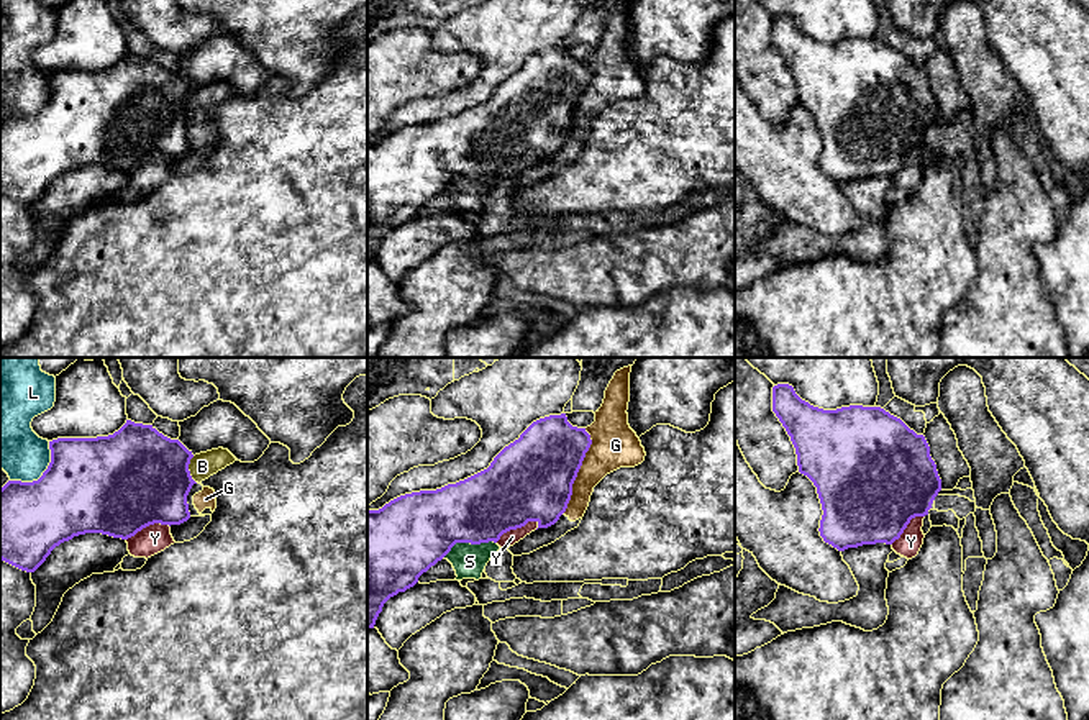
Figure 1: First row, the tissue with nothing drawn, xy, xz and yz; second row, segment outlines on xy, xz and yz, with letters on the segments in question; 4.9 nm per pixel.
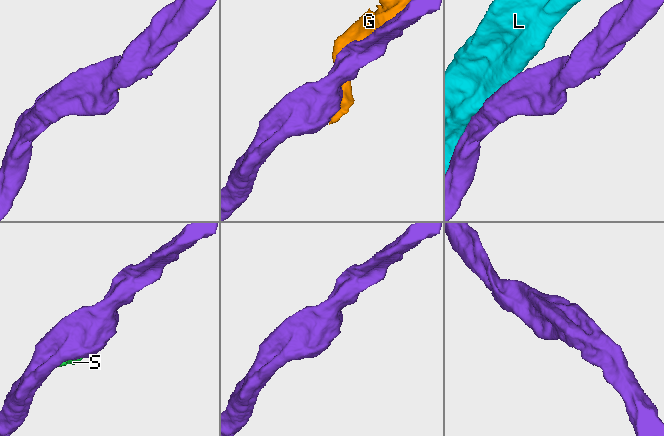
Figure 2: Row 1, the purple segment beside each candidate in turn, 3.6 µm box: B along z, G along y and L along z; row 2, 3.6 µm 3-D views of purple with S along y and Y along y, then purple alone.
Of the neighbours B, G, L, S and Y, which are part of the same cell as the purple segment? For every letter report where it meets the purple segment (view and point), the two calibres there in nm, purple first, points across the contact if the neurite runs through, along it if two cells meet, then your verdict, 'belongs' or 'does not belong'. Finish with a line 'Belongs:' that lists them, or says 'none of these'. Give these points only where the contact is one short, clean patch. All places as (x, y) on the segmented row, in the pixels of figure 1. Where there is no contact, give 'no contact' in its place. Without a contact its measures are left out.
B: xy (187, 469) | 480/120 nm | along xy (192, 456), (189, 474), (195, 483) | does not belong
G: xz (578, 471) | 400/220 nm | does not belong
L: xy (43, 474) | 460/280 nm | does not belong
S: xz (469, 542) | 360/160 nm | does not belong
Y: xz (517, 527) | 400/70 nm | along xz (538, 522), (528, 522), (507, 530), (496, 542) | does not belong
Belongs: none of these

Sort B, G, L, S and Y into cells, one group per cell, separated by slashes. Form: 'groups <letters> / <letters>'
groups B G / L / S Y

